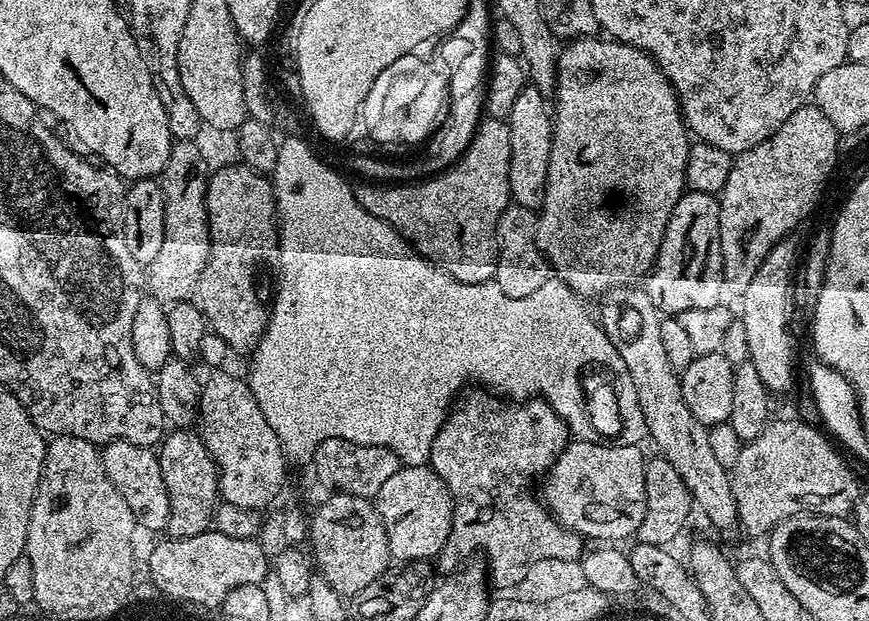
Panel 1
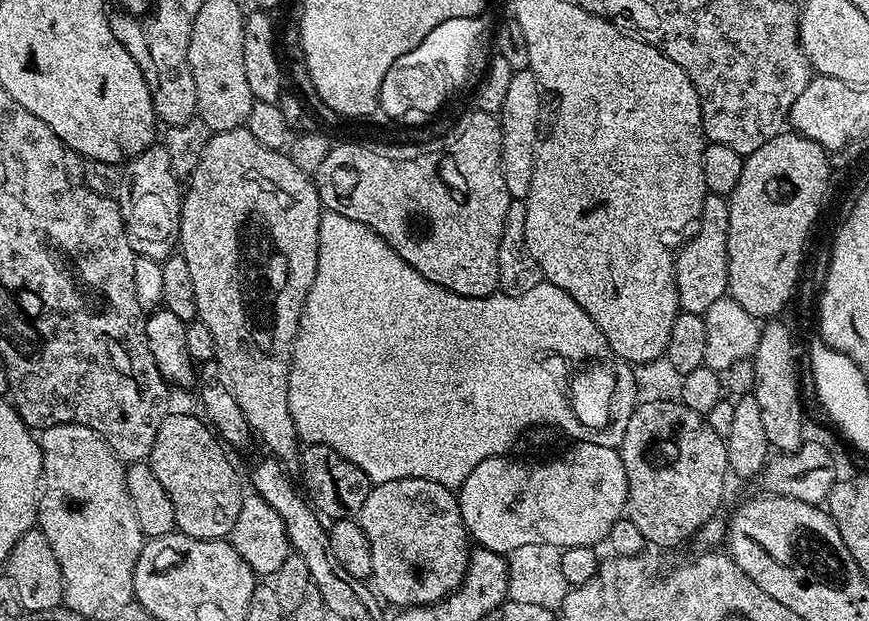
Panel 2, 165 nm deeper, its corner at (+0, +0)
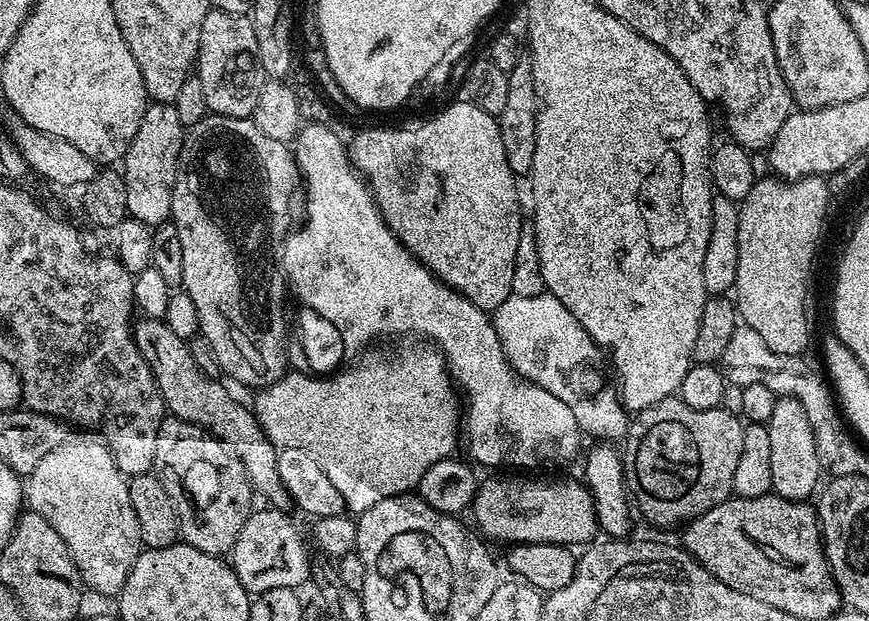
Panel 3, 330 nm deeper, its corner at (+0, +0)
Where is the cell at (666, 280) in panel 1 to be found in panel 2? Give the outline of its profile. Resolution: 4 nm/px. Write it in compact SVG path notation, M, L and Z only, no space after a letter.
M711 194L704 197L704 205L698 223L691 233L692 241L685 243L675 253L676 289L678 302L685 312L703 314L718 298L728 291L728 231L730 230L730 210L723 196Z

